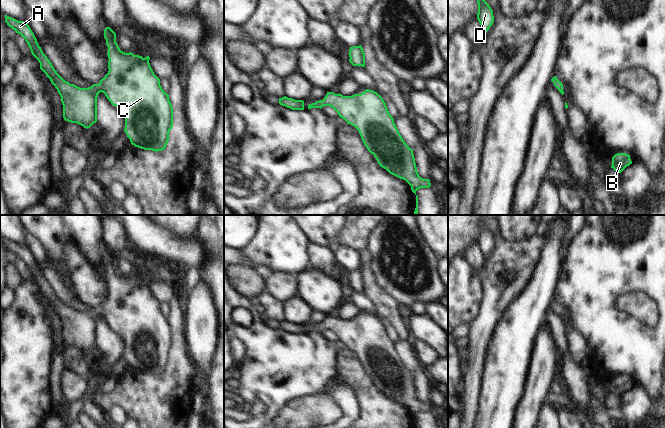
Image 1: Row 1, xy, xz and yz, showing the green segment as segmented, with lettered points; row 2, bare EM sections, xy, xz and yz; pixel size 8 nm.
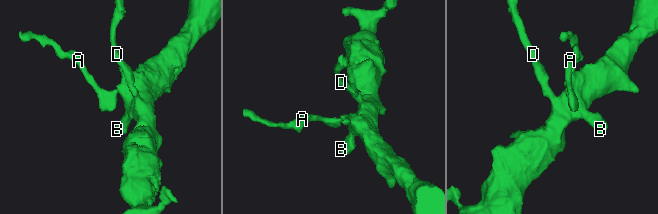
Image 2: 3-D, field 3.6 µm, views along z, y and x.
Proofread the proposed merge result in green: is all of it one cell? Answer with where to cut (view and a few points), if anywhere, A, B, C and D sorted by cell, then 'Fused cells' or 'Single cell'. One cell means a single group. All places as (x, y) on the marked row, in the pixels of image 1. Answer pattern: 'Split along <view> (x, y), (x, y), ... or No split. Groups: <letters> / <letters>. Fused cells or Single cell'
No split. Groups: A B C D. Single cell

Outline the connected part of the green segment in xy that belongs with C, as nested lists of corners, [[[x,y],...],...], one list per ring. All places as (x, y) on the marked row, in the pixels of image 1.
[[[7,15],[5,22],[25,39],[32,55],[40,63],[40,69],[57,89],[65,121],[90,128],[97,122],[97,97],[102,92],[124,113],[124,131],[132,145],[156,152],[165,149],[173,127],[173,107],[150,66],[149,56],[143,58],[121,51],[116,33],[106,27],[104,38],[108,47],[109,71],[98,84],[80,88],[57,73],[28,23]]]

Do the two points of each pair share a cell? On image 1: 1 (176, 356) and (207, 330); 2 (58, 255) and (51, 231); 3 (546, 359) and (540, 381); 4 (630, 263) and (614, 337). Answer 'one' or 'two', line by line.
1: two
2: one
3: one
4: one

